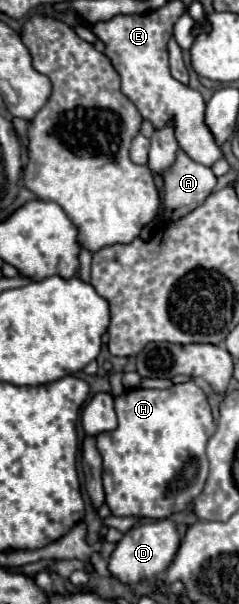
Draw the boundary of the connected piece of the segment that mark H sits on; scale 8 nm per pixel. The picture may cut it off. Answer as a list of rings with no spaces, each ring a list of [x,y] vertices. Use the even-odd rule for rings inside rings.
[[[180,383],[172,389],[130,389],[124,391],[118,399],[118,427],[96,437],[98,451],[104,461],[104,491],[106,505],[116,517],[148,517],[148,519],[166,519],[174,513],[186,511],[188,503],[200,495],[206,477],[208,477],[208,459],[206,443],[216,431],[212,419],[212,409],[206,401],[204,391],[194,383]]]

